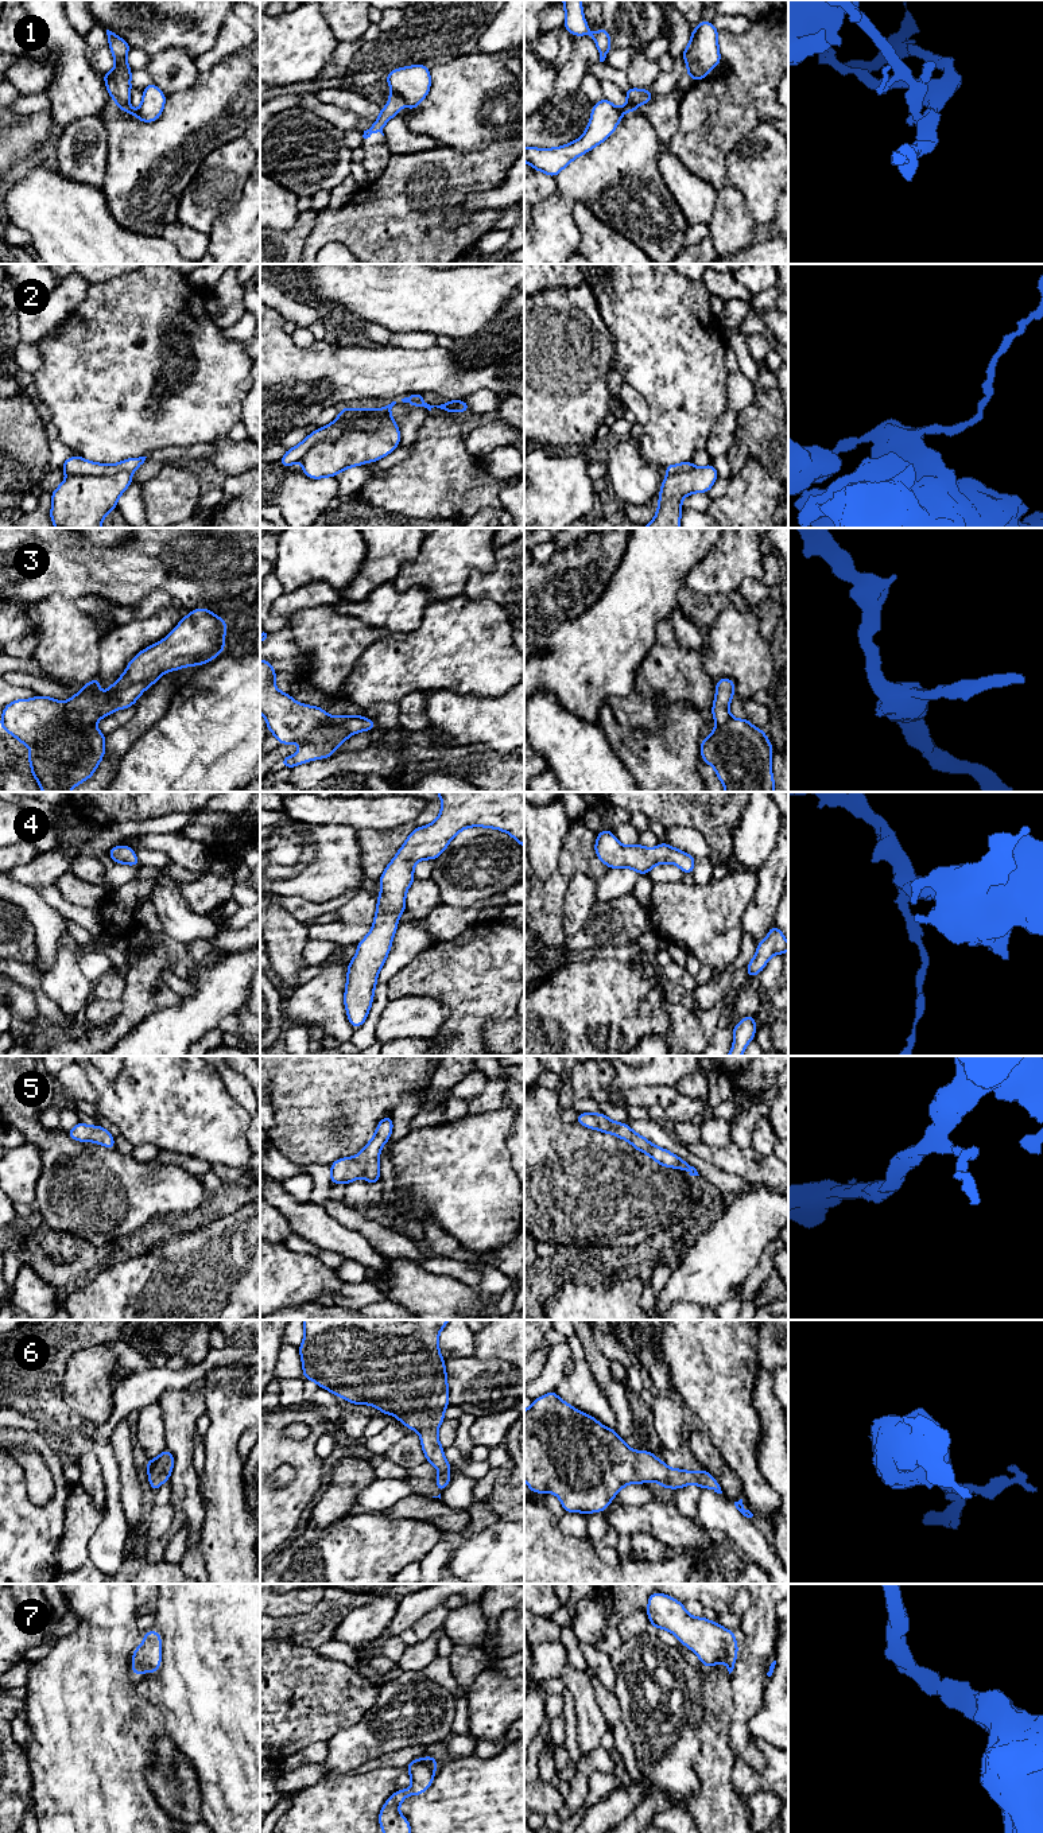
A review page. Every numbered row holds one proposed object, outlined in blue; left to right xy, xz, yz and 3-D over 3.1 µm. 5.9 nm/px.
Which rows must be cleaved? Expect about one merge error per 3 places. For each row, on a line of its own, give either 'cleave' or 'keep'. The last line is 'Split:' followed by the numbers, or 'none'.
1: cleave
2: cleave
3: cleave
4: keep
5: keep
6: keep
7: keep
Split: 1, 2, 3

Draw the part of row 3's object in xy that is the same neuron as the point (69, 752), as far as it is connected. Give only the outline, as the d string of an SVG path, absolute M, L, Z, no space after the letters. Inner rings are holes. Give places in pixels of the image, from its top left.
M69 711L54 715L46 733L30 745L31 774L43 792L70 792L90 778L105 756L105 737L92 722L92 714Z

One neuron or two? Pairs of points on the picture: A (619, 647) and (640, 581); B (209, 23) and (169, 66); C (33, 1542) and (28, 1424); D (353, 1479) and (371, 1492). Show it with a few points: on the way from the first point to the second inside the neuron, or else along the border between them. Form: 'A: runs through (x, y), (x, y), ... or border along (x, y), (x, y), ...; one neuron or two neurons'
A: runs through (619, 630), (639, 597); one neuron
B: border along (152, 54), (173, 47), (182, 47), (194, 59); two neurons
C: border along (14, 1426), (35, 1430), (41, 1435); two neurons
D: border along (376, 1478), (360, 1490), (357, 1502); two neurons

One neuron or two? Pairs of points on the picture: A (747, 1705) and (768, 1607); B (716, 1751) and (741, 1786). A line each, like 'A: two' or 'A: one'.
A: one
B: two

